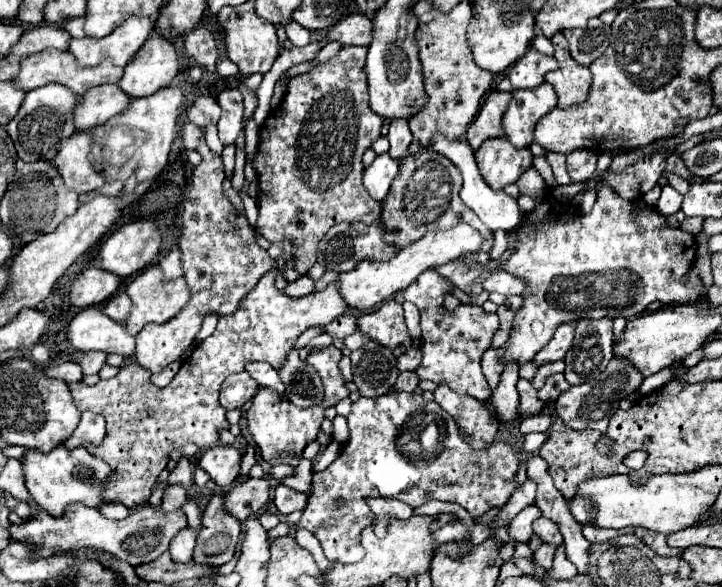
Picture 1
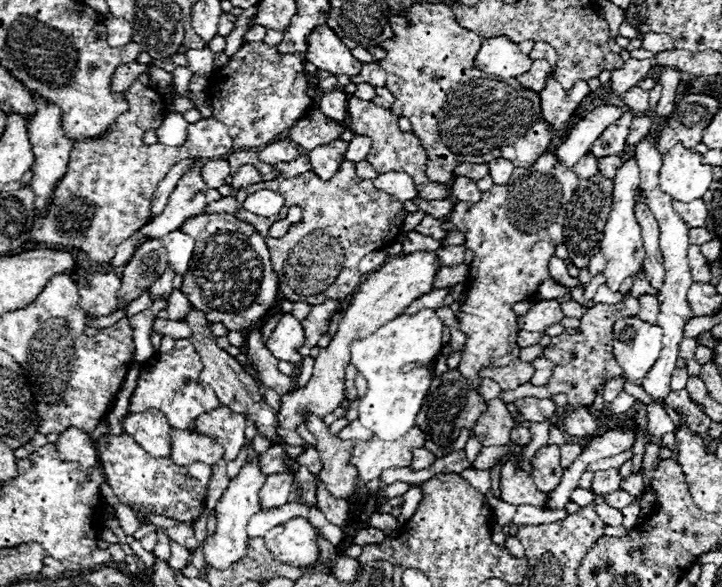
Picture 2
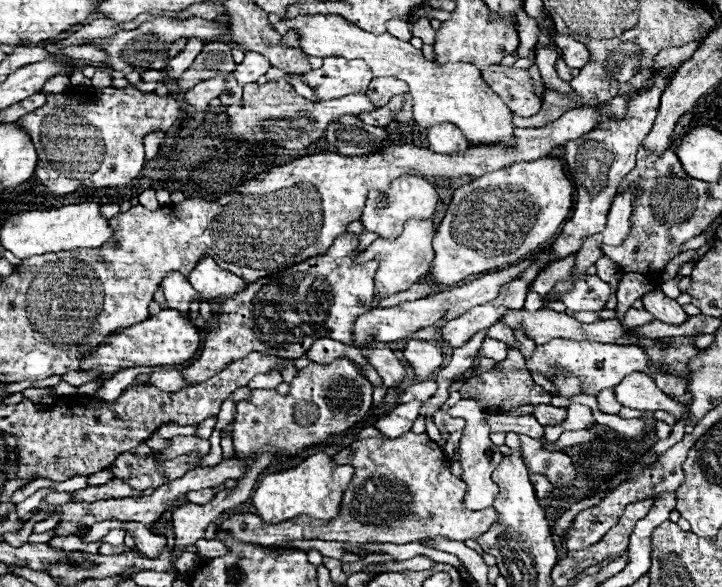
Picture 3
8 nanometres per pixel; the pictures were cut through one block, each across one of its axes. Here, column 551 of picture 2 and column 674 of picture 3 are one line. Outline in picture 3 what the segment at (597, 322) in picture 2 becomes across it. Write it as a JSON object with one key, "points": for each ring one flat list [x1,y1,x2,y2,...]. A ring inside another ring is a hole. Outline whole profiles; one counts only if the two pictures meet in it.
{"points":[[642,338,642,340,638,342,638,346,644,348,646,354,648,354,652,360,658,360,658,362,664,362,664,364,676,362,676,360,680,360,680,362,686,364,690,358,694,358,698,352,702,352,702,350,694,348,692,338,678,338,676,342,672,342,672,344,670,344,668,348,664,348,664,350,660,350,660,348,656,346,656,340,650,340,650,338],[656,374,656,384,662,392,666,392,668,396,682,396,686,392,686,386,682,380,674,378,674,376,666,376,666,374]]}

